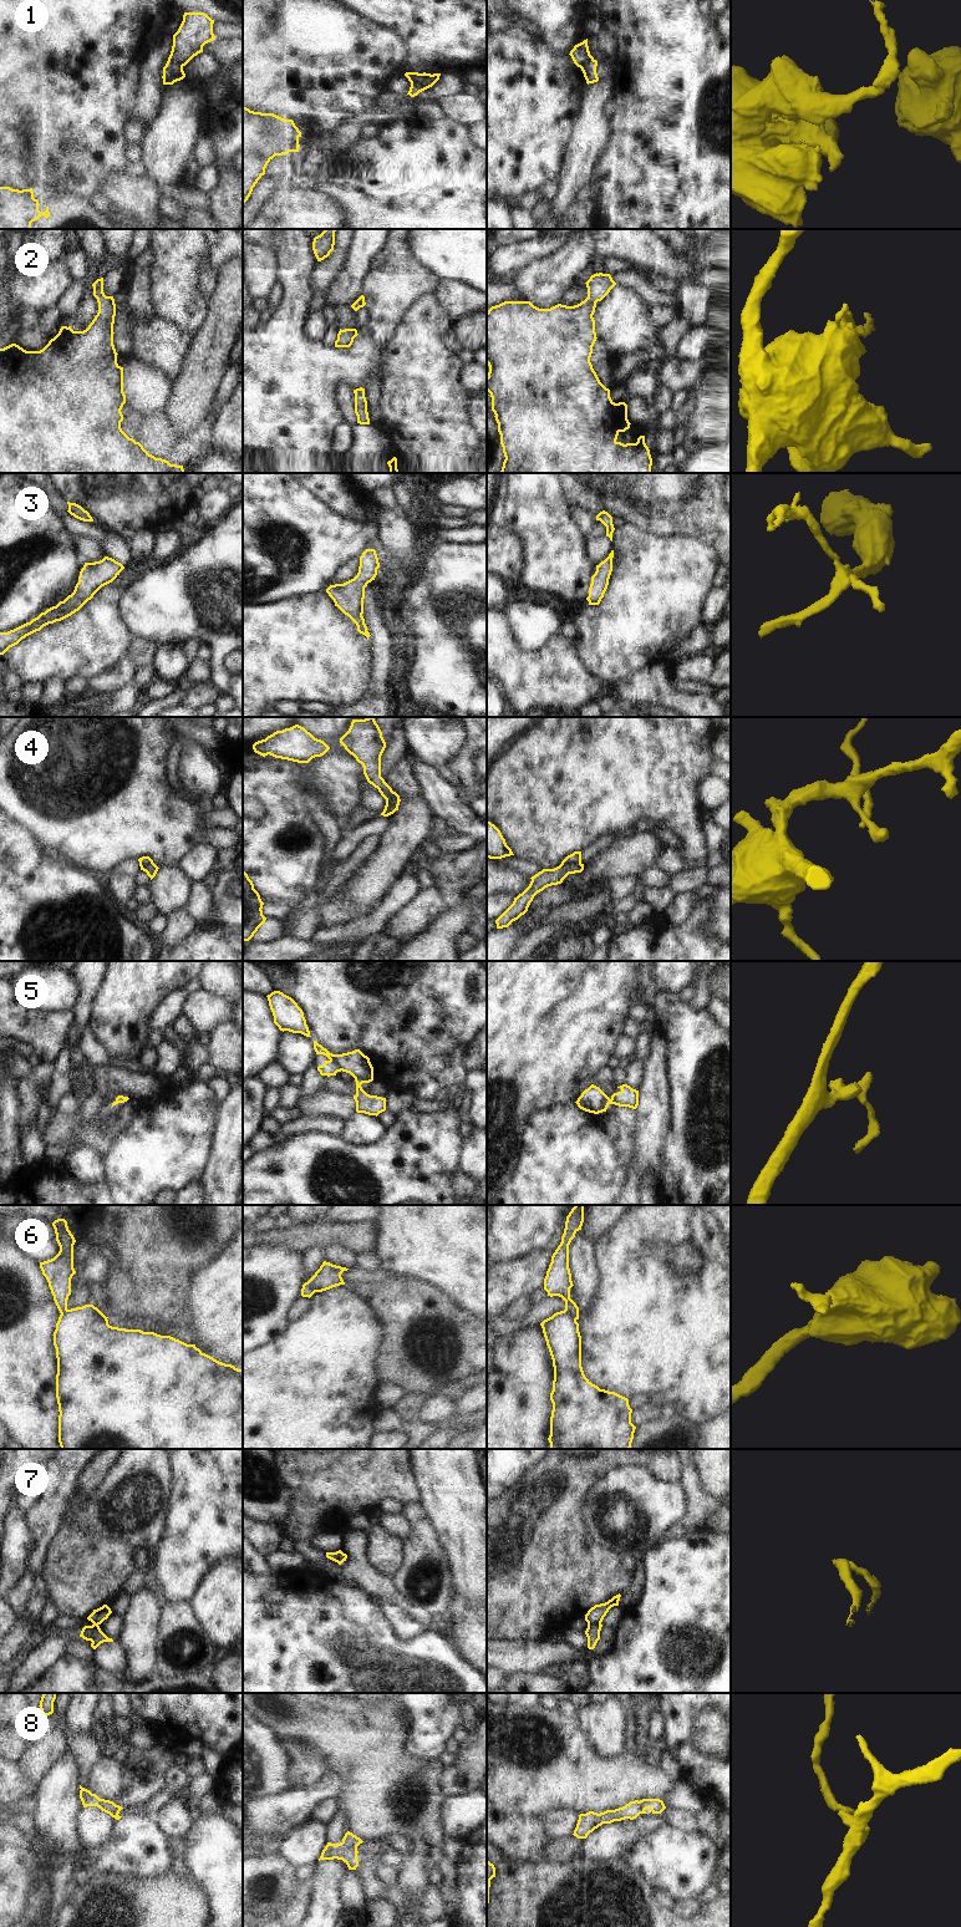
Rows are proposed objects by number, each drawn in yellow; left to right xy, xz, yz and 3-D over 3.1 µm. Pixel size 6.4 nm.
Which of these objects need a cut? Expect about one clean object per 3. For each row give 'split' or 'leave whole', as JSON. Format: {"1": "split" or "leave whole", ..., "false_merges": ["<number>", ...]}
{"1": "split", "2": "leave whole", "3": "leave whole", "4": "split", "5": "split", "6": "split", "7": "split", "8": "split", "false_merges": ["1", "4", "5", "6", "7", "8"]}

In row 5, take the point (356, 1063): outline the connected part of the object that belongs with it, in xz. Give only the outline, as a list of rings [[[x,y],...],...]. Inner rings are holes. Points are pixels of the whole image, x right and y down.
[[[314,1041],[316,1054],[324,1054],[329,1059],[322,1066],[317,1067],[321,1076],[336,1076],[337,1072],[350,1073],[359,1084],[370,1083],[373,1081],[373,1067],[370,1058],[360,1049],[342,1054],[332,1054],[316,1041]]]

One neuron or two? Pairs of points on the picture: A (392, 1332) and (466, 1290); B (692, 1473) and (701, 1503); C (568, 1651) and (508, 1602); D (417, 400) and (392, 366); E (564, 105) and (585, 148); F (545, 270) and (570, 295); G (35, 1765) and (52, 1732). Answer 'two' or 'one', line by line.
A: two
B: one
C: two
D: one
E: two
F: two
G: one

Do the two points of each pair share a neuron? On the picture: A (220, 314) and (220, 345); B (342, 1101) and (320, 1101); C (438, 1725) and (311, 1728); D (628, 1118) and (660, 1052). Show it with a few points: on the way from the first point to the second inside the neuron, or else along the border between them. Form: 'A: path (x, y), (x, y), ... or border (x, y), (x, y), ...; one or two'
A: path (220, 321), (220, 337); one
B: path (337, 1101), (325, 1101); one
C: border (408, 1732), (408, 1750), (423, 1758); two
D: border (636, 1109), (636, 1133), (632, 1138); two

